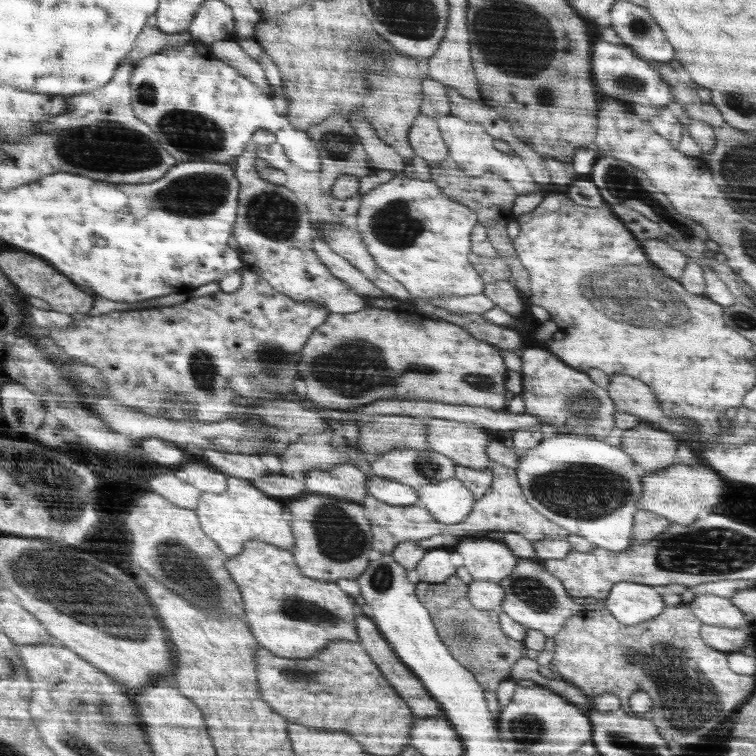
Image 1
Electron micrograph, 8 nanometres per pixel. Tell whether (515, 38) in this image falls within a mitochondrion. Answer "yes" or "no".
yes

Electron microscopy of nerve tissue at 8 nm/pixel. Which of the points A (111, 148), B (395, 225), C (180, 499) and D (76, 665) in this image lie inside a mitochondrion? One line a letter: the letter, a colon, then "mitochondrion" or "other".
A: mitochondrion
B: mitochondrion
C: other
D: other

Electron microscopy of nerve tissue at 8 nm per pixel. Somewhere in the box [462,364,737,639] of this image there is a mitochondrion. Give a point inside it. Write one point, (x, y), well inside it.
(588, 492)

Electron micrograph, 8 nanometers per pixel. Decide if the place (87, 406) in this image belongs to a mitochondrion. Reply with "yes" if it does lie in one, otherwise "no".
no

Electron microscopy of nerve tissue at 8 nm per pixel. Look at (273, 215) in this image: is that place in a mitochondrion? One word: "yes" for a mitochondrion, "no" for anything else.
yes

